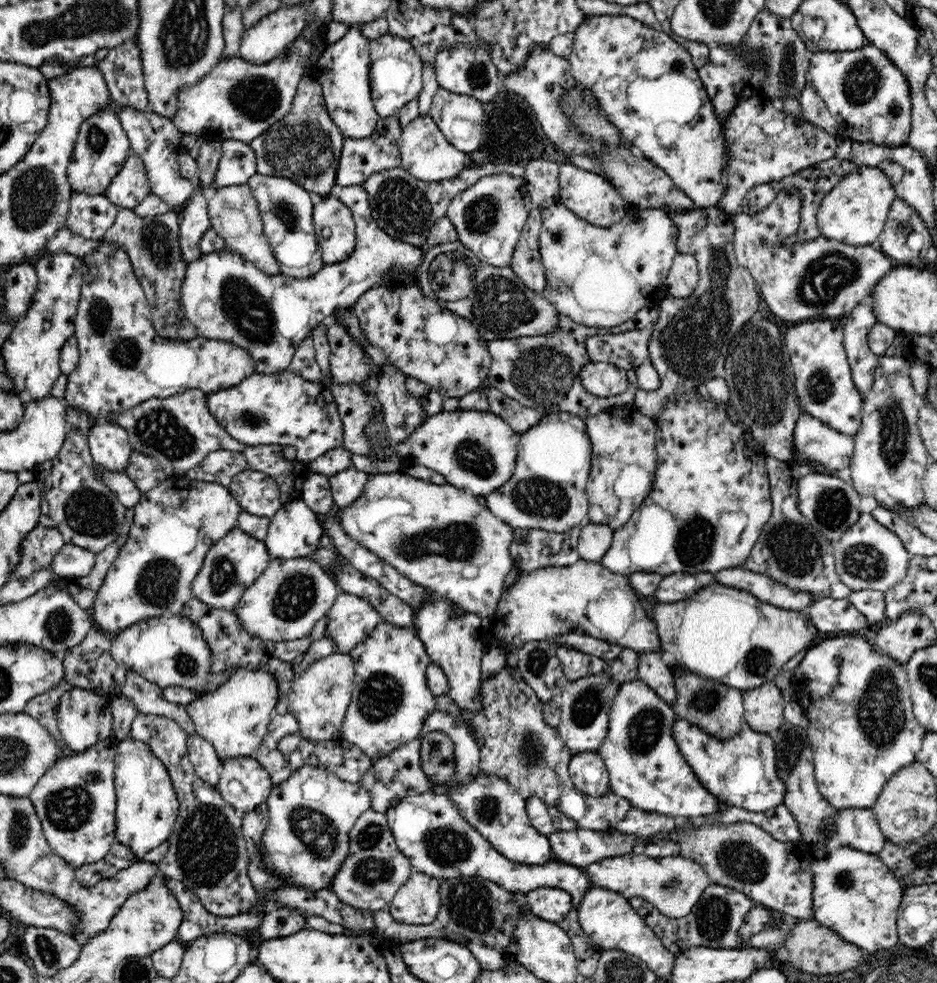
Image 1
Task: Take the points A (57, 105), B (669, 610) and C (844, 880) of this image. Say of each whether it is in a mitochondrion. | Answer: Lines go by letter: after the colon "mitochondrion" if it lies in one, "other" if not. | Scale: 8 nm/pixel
A: other
B: other
C: mitochondrion

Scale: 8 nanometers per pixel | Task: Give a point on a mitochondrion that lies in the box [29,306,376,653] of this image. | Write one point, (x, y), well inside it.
(161, 430)

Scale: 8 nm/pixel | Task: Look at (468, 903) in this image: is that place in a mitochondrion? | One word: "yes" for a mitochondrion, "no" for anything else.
yes

